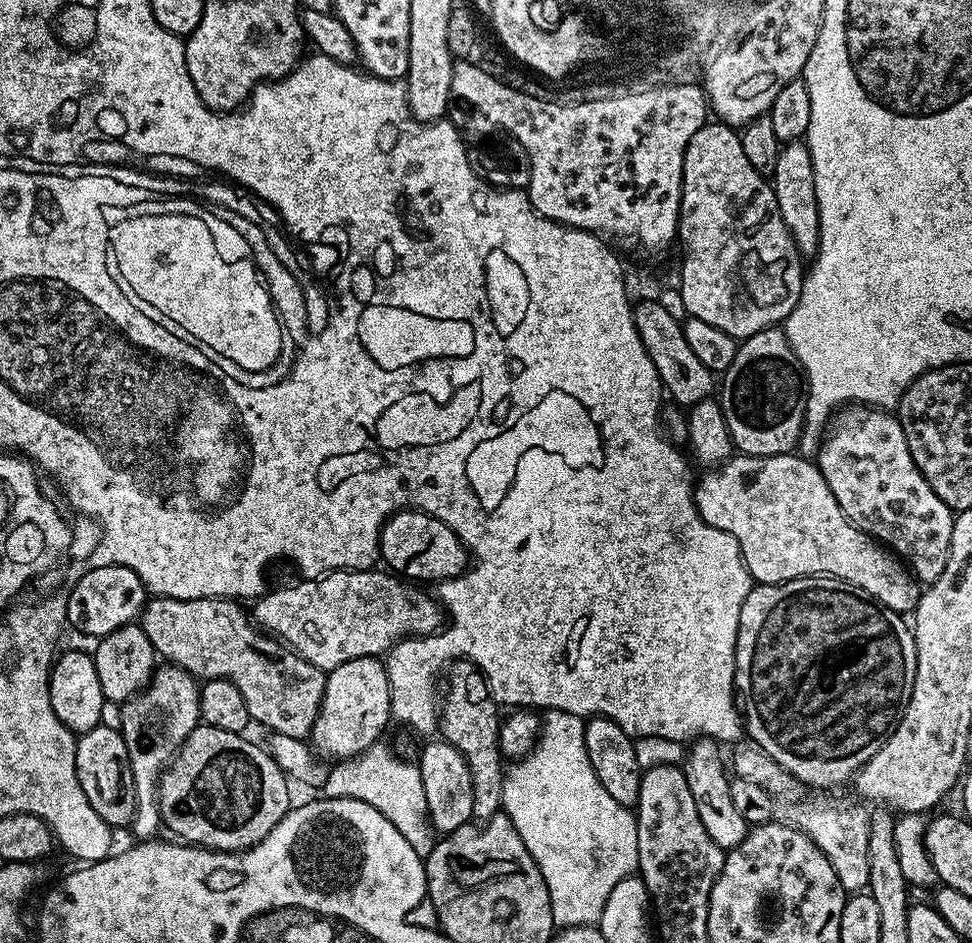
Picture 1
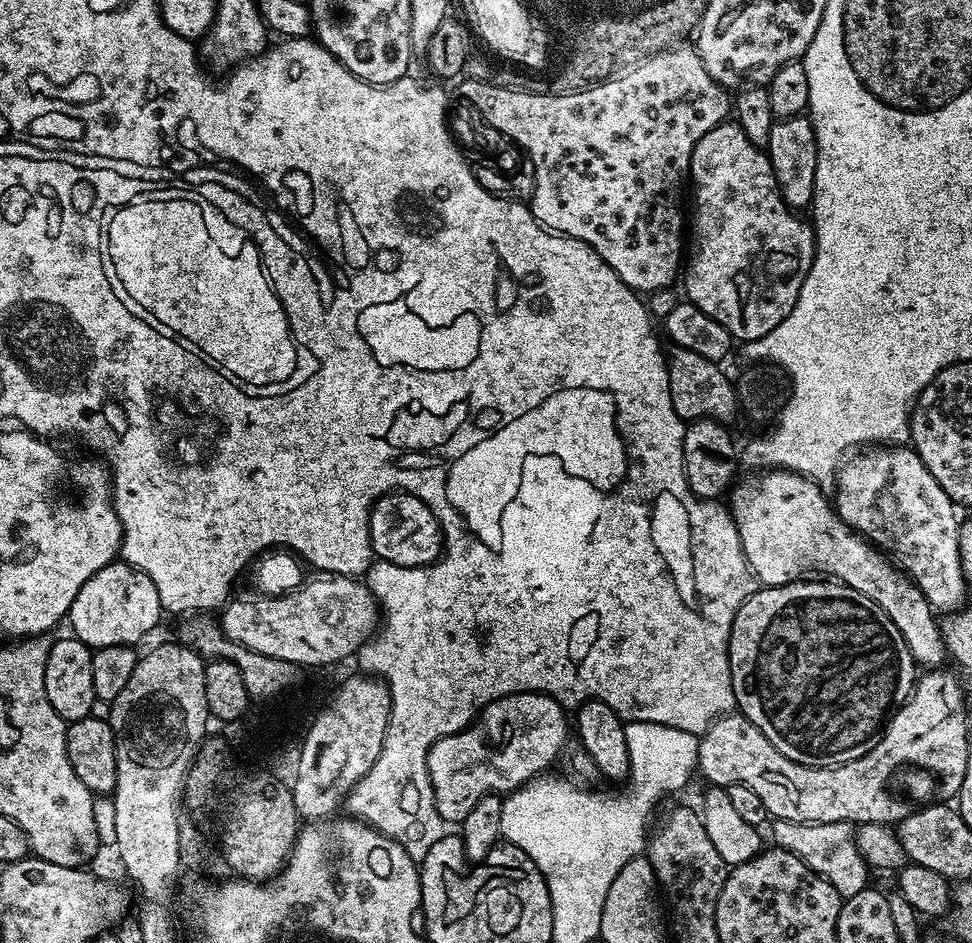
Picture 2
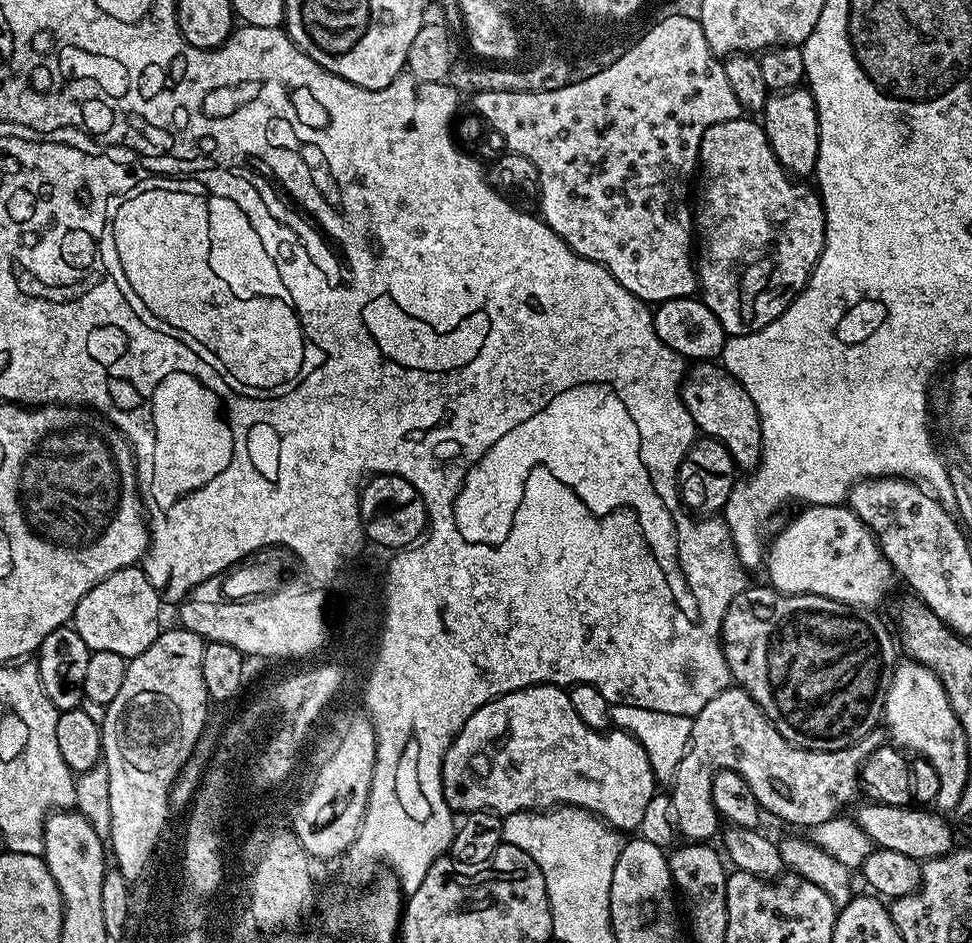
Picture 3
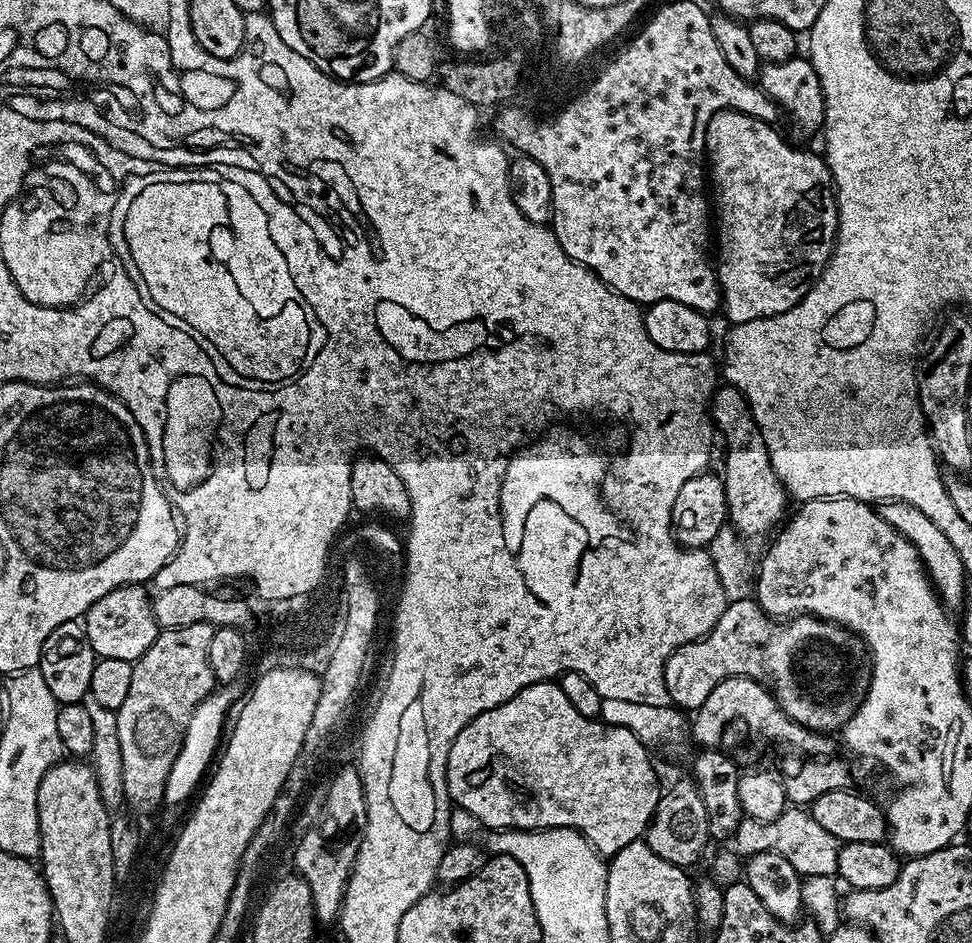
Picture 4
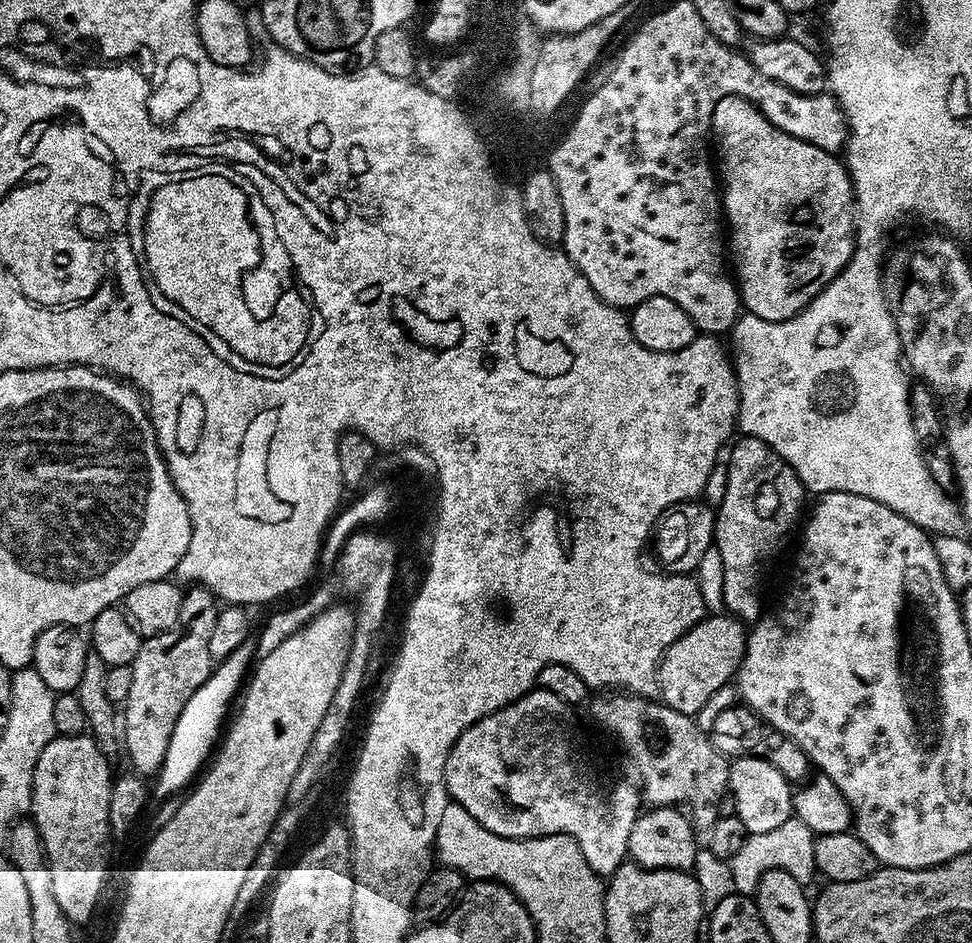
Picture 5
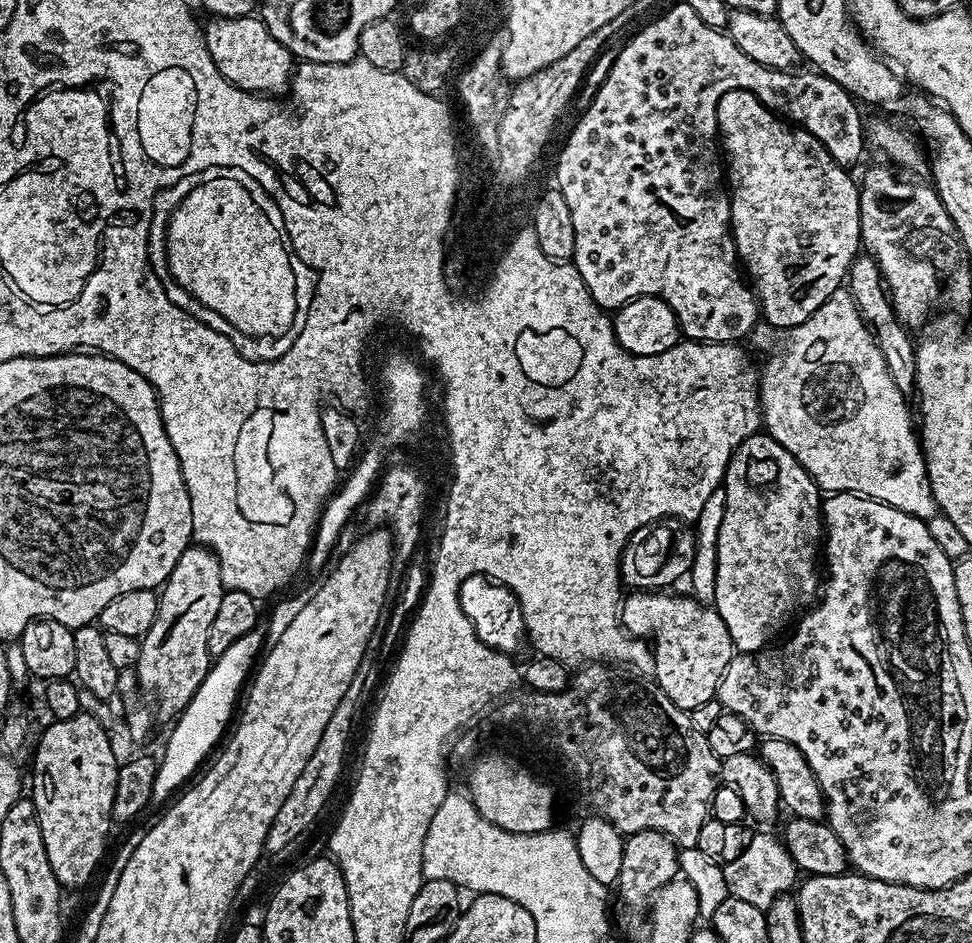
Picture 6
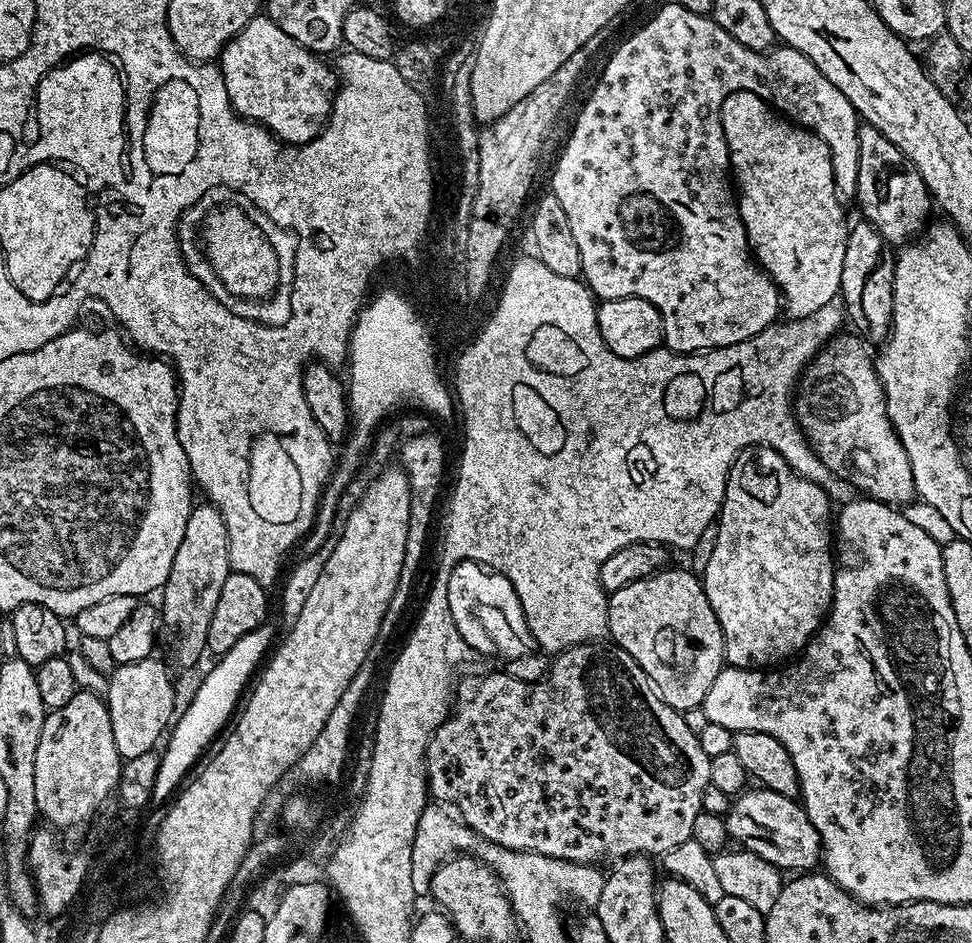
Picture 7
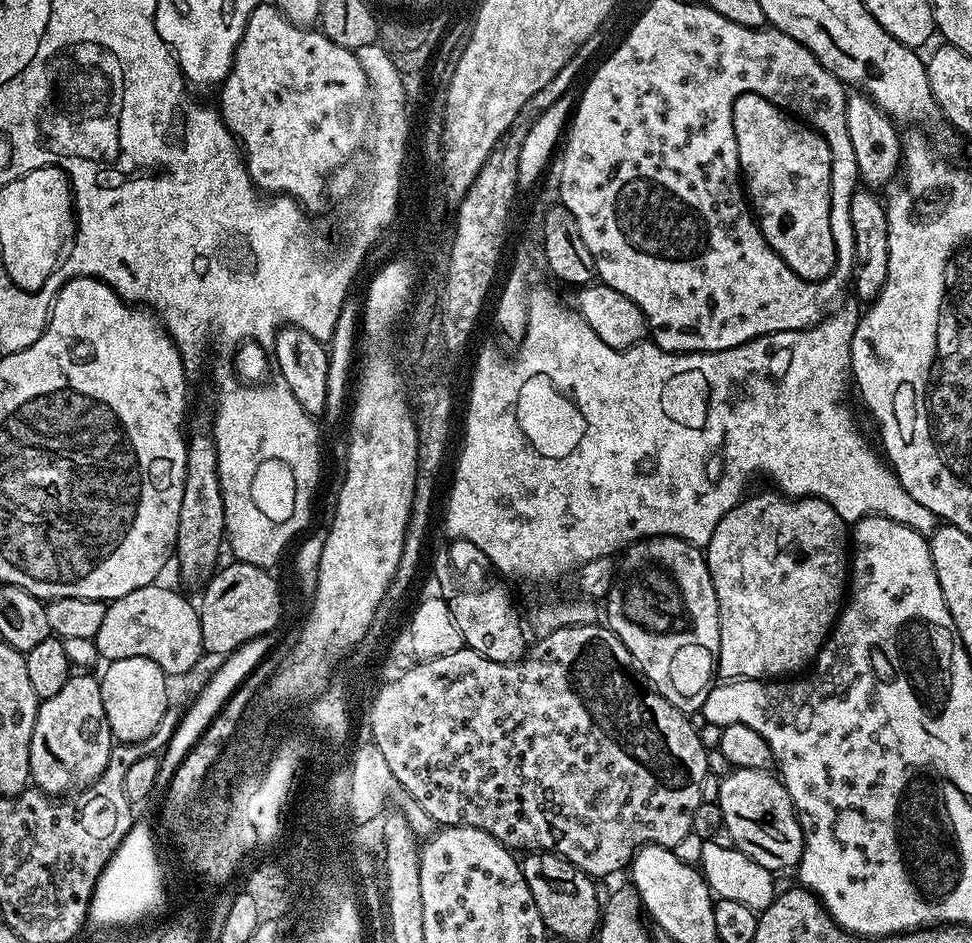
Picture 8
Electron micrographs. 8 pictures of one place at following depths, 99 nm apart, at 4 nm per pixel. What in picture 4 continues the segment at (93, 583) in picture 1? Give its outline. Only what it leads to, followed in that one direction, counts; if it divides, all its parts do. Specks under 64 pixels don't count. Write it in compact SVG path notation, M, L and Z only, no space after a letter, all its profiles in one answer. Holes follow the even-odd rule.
M123 584L120 588L110 590L106 598L98 598L98 602L94 602L90 610L84 613L82 623L97 657L135 662L156 641L158 625L152 613L150 592L146 589L139 584Z

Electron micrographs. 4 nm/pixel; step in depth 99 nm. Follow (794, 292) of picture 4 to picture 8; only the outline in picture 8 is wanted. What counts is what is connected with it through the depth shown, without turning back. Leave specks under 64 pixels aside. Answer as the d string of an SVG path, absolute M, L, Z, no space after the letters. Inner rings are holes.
M753 92L742 94L736 99L732 111L732 121L734 122L734 138L738 142L740 170L743 179L746 181L746 196L750 201L750 207L759 223L762 234L766 238L766 242L775 250L778 258L782 258L782 262L786 262L786 266L790 266L790 270L794 270L794 274L798 274L804 280L826 279L836 268L836 243L830 226L830 194L832 193L830 166L832 165L832 159L830 158L828 143L820 137L820 133L816 129L810 128L807 124L789 116L783 108L775 108L769 100Z

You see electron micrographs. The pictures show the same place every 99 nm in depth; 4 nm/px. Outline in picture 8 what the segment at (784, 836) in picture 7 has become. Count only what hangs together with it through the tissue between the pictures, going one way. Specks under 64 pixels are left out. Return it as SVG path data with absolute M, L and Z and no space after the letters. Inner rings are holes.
M762 768L729 771L720 781L718 803L723 831L728 831L727 839L741 852L754 858L758 866L766 866L772 873L780 874L783 868L795 869L799 865L804 849L804 835L796 808L779 775Z

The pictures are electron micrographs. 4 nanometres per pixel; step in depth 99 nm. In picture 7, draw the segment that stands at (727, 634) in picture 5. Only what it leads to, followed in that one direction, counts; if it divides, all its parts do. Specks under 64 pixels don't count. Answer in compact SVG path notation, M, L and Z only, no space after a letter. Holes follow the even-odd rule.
M669 566L663 572L630 582L630 586L622 586L622 590L611 593L608 597L607 631L611 643L626 650L626 654L630 654L630 658L642 666L661 698L681 714L703 705L706 690L714 686L714 678L718 678L721 668L726 664L722 626L710 606L710 598L706 598L701 577L685 568Z

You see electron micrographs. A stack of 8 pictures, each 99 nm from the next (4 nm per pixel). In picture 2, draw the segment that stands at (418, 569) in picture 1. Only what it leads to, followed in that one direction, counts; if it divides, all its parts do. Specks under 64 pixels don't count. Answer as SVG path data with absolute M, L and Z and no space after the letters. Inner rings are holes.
M393 490L377 498L372 506L370 522L372 554L377 561L403 568L417 568L433 564L445 551L444 531L434 518L430 506L409 492Z

